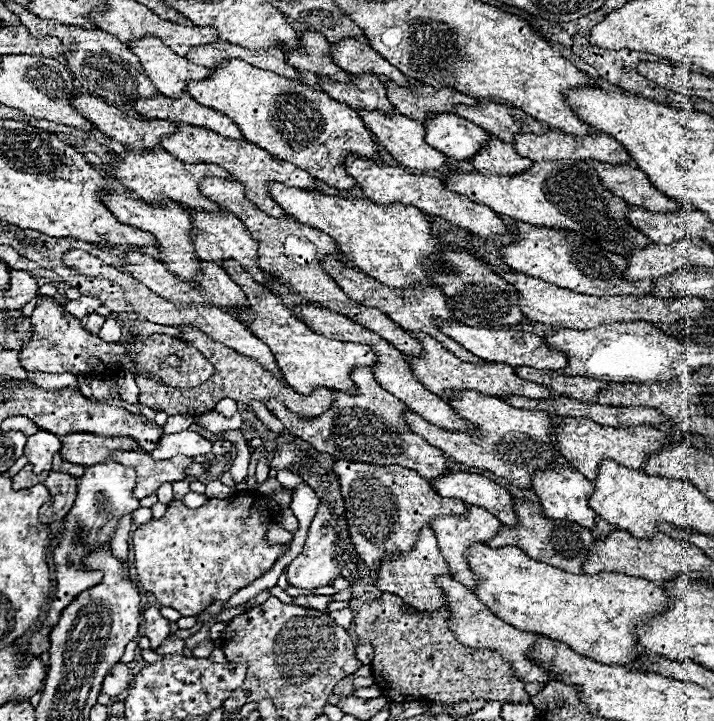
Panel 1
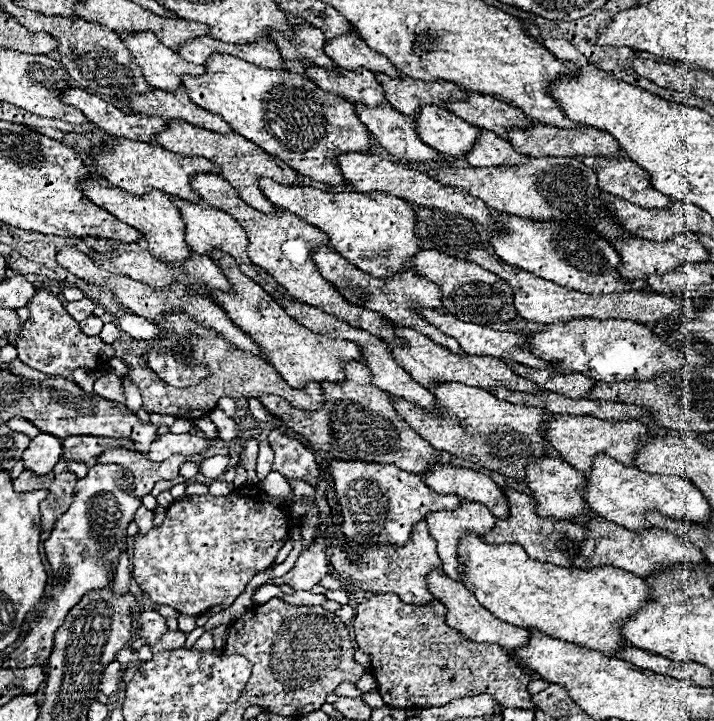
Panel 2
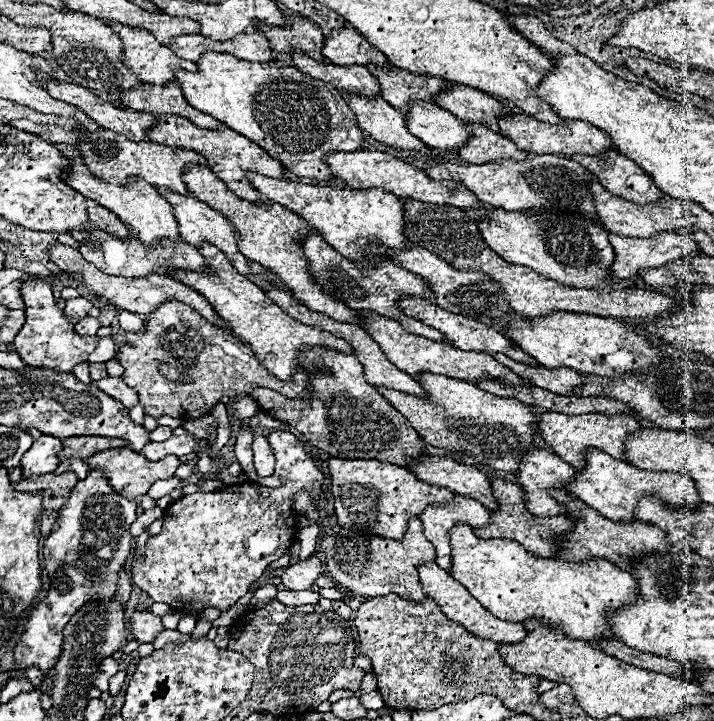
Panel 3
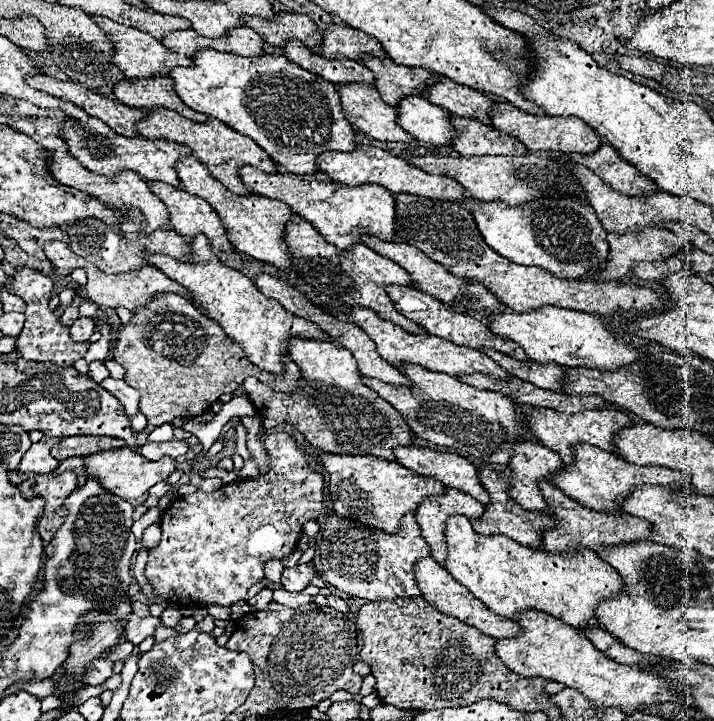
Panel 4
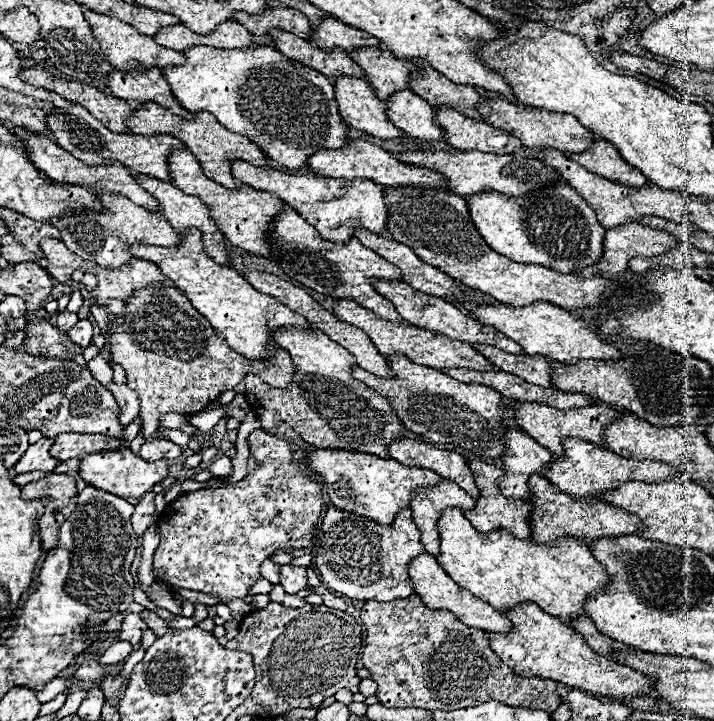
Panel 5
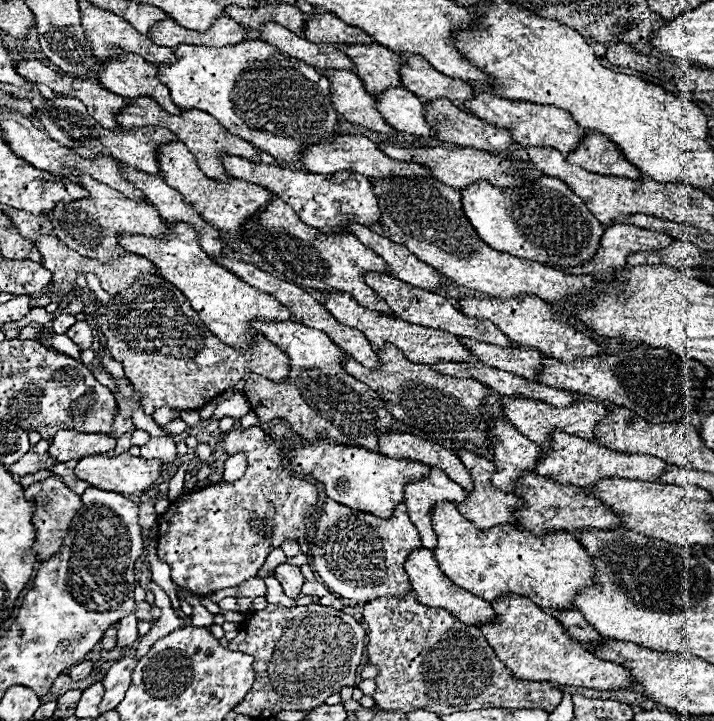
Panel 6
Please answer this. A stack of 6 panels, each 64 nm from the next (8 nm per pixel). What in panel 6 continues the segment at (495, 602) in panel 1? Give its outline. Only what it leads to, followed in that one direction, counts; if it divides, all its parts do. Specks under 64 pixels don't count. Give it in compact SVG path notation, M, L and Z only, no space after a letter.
M436 502L430 520L438 538L434 556L440 570L454 584L488 602L514 592L530 598L542 608L572 610L576 592L592 584L594 568L590 556L570 532L560 530L556 534L536 536L516 524L498 524L488 530L478 530L452 502Z

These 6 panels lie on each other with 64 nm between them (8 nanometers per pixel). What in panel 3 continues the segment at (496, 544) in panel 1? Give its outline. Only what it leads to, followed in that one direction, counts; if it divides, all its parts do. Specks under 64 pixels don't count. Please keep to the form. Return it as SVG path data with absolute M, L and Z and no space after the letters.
M490 478L490 486L494 492L494 498L500 506L500 510L496 514L490 512L490 524L484 528L474 528L476 536L480 538L508 538L508 540L516 540L520 542L528 552L532 552L534 556L540 558L554 558L556 546L554 546L554 538L568 532L574 524L566 518L566 516L534 516L526 510L524 500L522 500L522 492L516 484L510 484L504 478Z

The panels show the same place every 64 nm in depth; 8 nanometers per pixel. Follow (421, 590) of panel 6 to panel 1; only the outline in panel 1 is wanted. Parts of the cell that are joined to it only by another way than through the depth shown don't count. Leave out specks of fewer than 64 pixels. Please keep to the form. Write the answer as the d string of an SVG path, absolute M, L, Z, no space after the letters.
M438 576L438 578L434 578L434 580L436 580L436 586L444 592L446 604L450 606L450 612L452 612L448 624L452 626L456 638L458 638L462 644L474 646L474 648L492 648L492 650L500 652L500 656L512 664L512 668L516 670L516 674L518 674L524 682L550 682L550 680L552 680L552 676L550 676L548 672L544 672L544 670L542 670L540 666L536 666L534 662L528 662L528 658L526 658L526 650L528 650L528 648L534 644L534 640L536 640L536 634L534 634L534 632L524 632L524 630L518 630L518 628L514 628L514 626L502 622L500 618L496 618L496 616L478 600L478 596L476 596L470 588L458 584L458 582L452 580L450 576Z

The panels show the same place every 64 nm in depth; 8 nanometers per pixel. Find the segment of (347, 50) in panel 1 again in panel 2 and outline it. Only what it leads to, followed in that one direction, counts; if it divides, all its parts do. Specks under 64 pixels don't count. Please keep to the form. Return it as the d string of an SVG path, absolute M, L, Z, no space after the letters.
M348 32L328 40L324 46L324 52L336 62L336 66L344 70L368 68L372 72L384 72L392 78L398 76L398 70L392 66L392 62L382 54L372 52L356 32Z

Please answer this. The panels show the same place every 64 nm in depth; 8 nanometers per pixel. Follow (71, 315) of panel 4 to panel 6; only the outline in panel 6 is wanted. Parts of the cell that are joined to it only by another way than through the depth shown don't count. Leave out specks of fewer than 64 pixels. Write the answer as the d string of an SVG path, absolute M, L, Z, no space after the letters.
M60 314L60 316L56 316L54 320L52 320L52 332L54 334L64 334L70 326L74 326L76 324L76 318L74 316L70 316L70 314Z

